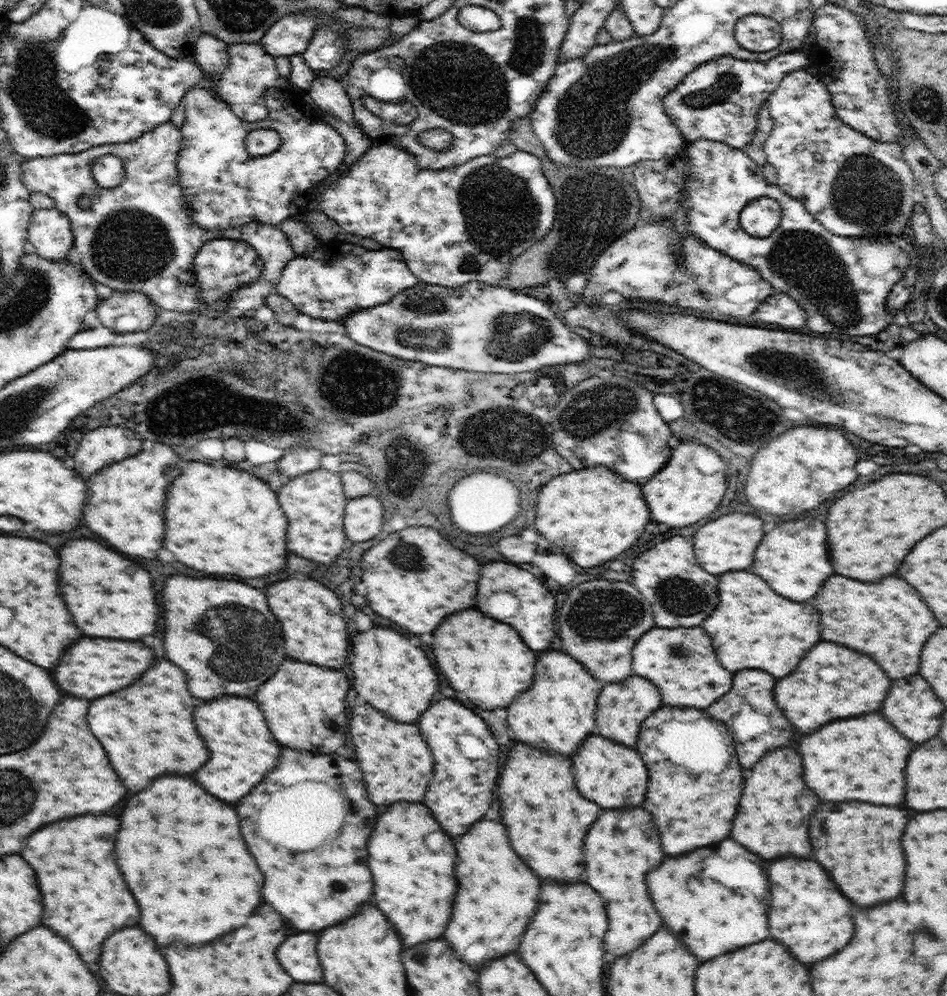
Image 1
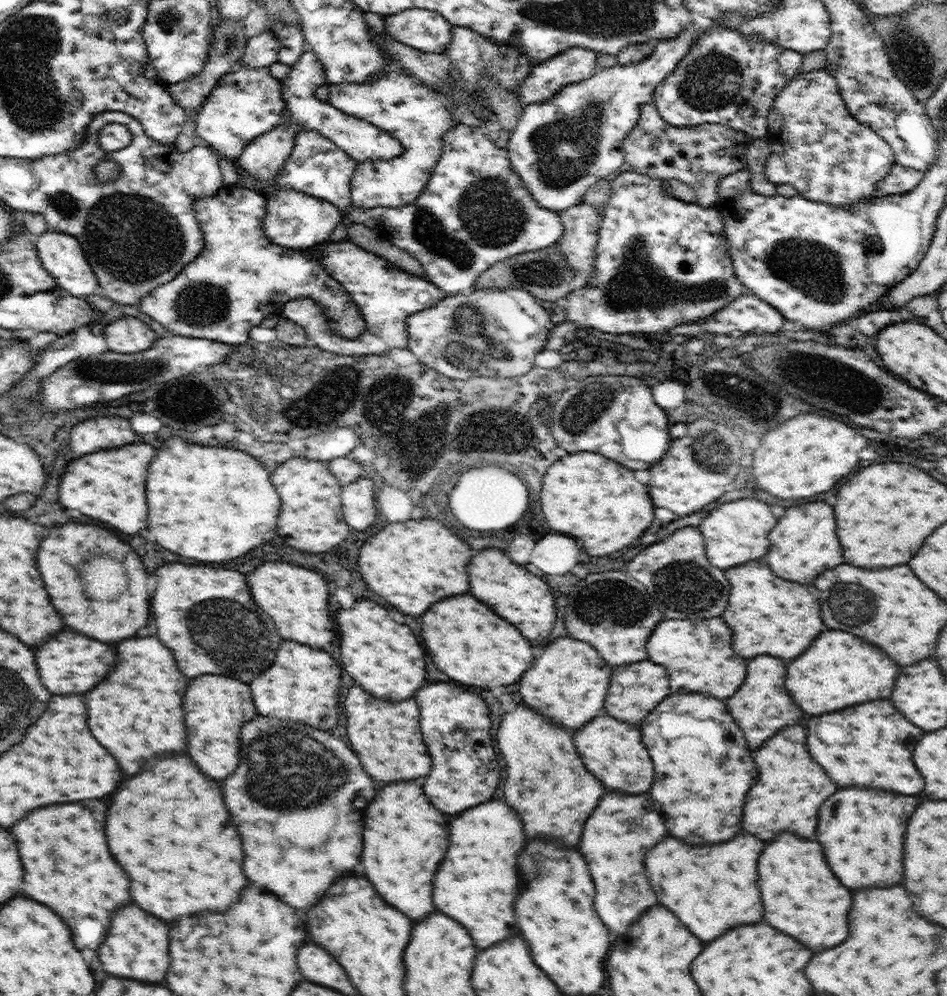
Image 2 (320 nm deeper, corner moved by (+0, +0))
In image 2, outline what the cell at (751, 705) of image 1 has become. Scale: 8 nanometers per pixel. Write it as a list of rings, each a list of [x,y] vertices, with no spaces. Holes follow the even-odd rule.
[[[756,656],[748,662],[748,676],[744,684],[728,700],[730,714],[736,718],[736,722],[744,730],[752,750],[762,746],[780,728],[794,724],[802,716],[802,710],[798,708],[798,704],[794,704],[792,696],[786,692],[784,680],[786,680],[786,664],[782,660],[778,660],[776,656]]]

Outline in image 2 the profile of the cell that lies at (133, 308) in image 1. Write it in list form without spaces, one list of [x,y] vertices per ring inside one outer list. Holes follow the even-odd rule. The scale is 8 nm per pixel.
[[[138,318],[116,320],[104,330],[109,350],[122,354],[134,354],[148,350],[158,335],[148,324]]]

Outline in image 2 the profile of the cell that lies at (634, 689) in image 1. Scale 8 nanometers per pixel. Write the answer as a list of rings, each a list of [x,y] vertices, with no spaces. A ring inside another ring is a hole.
[[[650,660],[614,668],[612,680],[610,680],[610,690],[606,696],[606,713],[624,723],[640,724],[650,714],[650,710],[654,706],[658,706],[668,694],[670,694],[668,672]]]

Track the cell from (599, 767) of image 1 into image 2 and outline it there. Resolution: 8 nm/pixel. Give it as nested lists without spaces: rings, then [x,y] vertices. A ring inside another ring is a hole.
[[[608,713],[590,720],[590,724],[586,724],[574,736],[574,744],[578,748],[580,758],[584,758],[586,768],[596,778],[600,778],[600,782],[608,790],[622,790],[622,792],[630,792],[630,794],[648,792],[654,782],[652,760],[650,760],[646,748],[640,746],[640,742],[642,742],[642,734],[640,734],[638,726],[622,724],[621,720],[615,719]]]

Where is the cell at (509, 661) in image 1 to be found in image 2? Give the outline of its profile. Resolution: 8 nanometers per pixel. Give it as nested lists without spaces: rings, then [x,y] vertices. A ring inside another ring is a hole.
[[[470,594],[432,604],[422,614],[422,638],[434,664],[466,686],[494,688],[496,684],[514,684],[534,664],[530,642]]]

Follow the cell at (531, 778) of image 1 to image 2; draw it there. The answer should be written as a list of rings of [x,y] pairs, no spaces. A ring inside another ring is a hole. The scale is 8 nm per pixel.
[[[520,704],[514,712],[502,716],[496,744],[506,760],[504,798],[522,818],[526,836],[530,840],[556,838],[576,846],[586,818],[594,812],[606,788],[582,764],[574,746],[574,730],[550,724],[542,714]]]

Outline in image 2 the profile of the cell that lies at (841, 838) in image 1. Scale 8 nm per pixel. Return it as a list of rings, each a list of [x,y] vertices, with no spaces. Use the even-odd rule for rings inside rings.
[[[846,788],[834,792],[818,818],[818,842],[826,848],[826,862],[848,888],[894,886],[904,878],[904,834],[906,820],[918,806],[916,796],[898,796],[880,788]]]

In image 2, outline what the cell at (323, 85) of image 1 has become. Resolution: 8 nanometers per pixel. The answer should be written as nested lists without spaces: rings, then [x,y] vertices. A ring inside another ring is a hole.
[[[383,54],[384,59],[386,59],[385,69],[378,73],[371,81],[366,81],[365,83],[340,83],[337,84],[328,84],[329,90],[329,100],[334,108],[341,110],[342,112],[355,116],[356,118],[365,120],[367,123],[378,127],[380,130],[386,131],[389,135],[392,135],[396,140],[399,140],[401,145],[403,146],[403,153],[396,158],[391,158],[390,160],[363,160],[362,162],[358,162],[355,168],[354,176],[352,177],[351,188],[350,188],[350,197],[352,199],[353,206],[356,208],[376,208],[376,206],[386,206],[386,207],[403,207],[409,204],[412,204],[420,195],[422,195],[422,191],[426,188],[430,177],[432,176],[433,170],[435,169],[436,163],[440,158],[440,155],[443,151],[443,140],[446,136],[446,133],[454,128],[457,124],[451,115],[450,110],[450,100],[448,97],[444,96],[444,94],[438,93],[434,91],[432,87],[428,85],[422,84],[418,82],[407,70],[404,70],[402,64],[397,63],[396,60],[392,60],[388,54]]]

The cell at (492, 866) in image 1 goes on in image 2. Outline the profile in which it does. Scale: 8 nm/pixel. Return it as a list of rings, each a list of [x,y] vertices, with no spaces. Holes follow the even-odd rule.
[[[500,800],[478,804],[478,808],[460,812],[450,822],[450,846],[434,878],[434,904],[460,922],[478,948],[490,948],[520,932],[514,914],[514,900],[520,890],[516,856],[524,848],[522,820]]]

